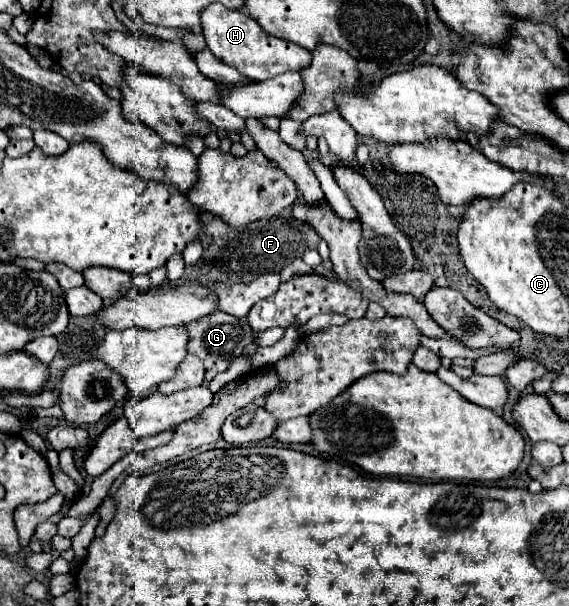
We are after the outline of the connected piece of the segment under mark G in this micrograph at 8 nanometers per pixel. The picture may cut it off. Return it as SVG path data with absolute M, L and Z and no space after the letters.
M214 311L200 321L188 323L186 329L190 333L188 353L200 357L208 365L216 361L236 359L248 345L256 341L254 331L248 323L224 311Z

